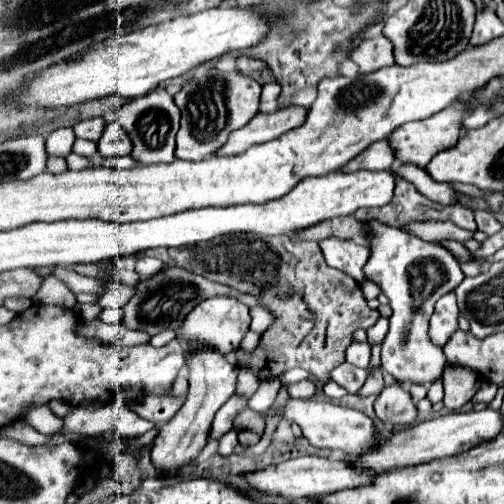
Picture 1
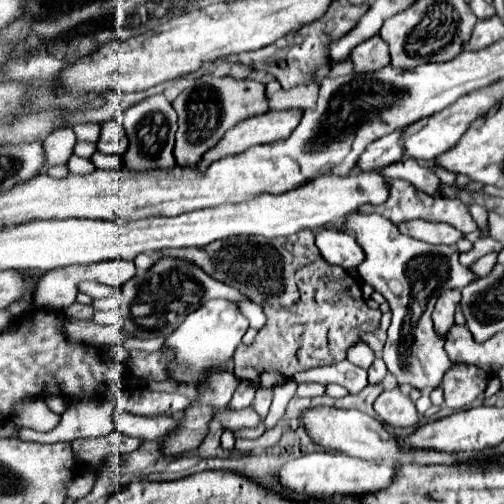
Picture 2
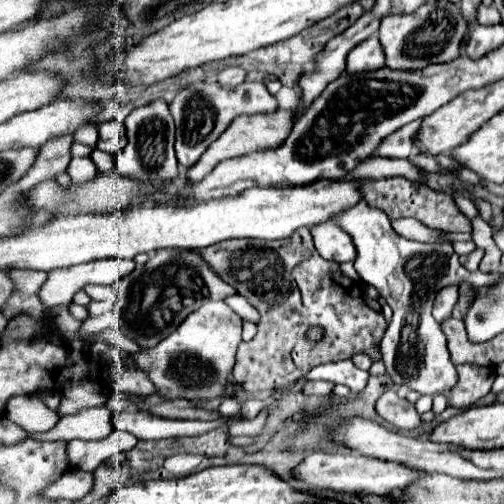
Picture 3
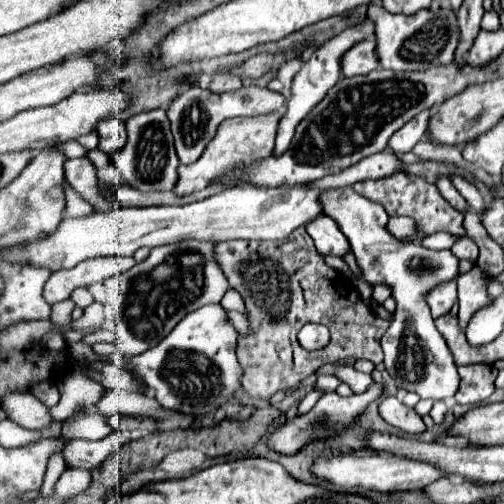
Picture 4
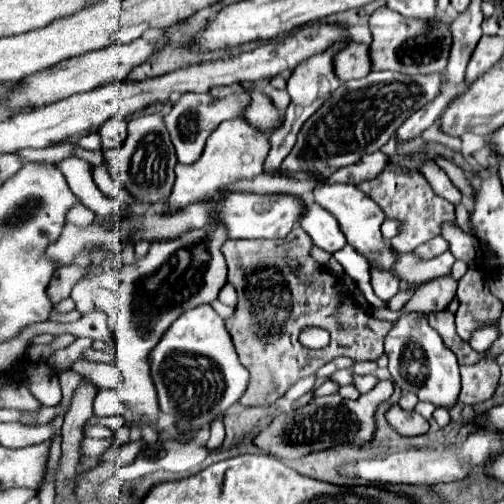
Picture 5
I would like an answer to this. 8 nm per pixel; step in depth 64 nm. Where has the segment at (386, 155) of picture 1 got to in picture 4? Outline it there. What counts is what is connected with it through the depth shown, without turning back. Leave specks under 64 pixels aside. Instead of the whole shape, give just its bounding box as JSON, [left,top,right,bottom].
[388,108,434,154]

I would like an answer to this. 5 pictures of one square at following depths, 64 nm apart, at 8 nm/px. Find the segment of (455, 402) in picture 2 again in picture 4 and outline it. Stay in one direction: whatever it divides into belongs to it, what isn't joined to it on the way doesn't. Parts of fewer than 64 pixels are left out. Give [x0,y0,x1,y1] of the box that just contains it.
[456,364,498,404]

